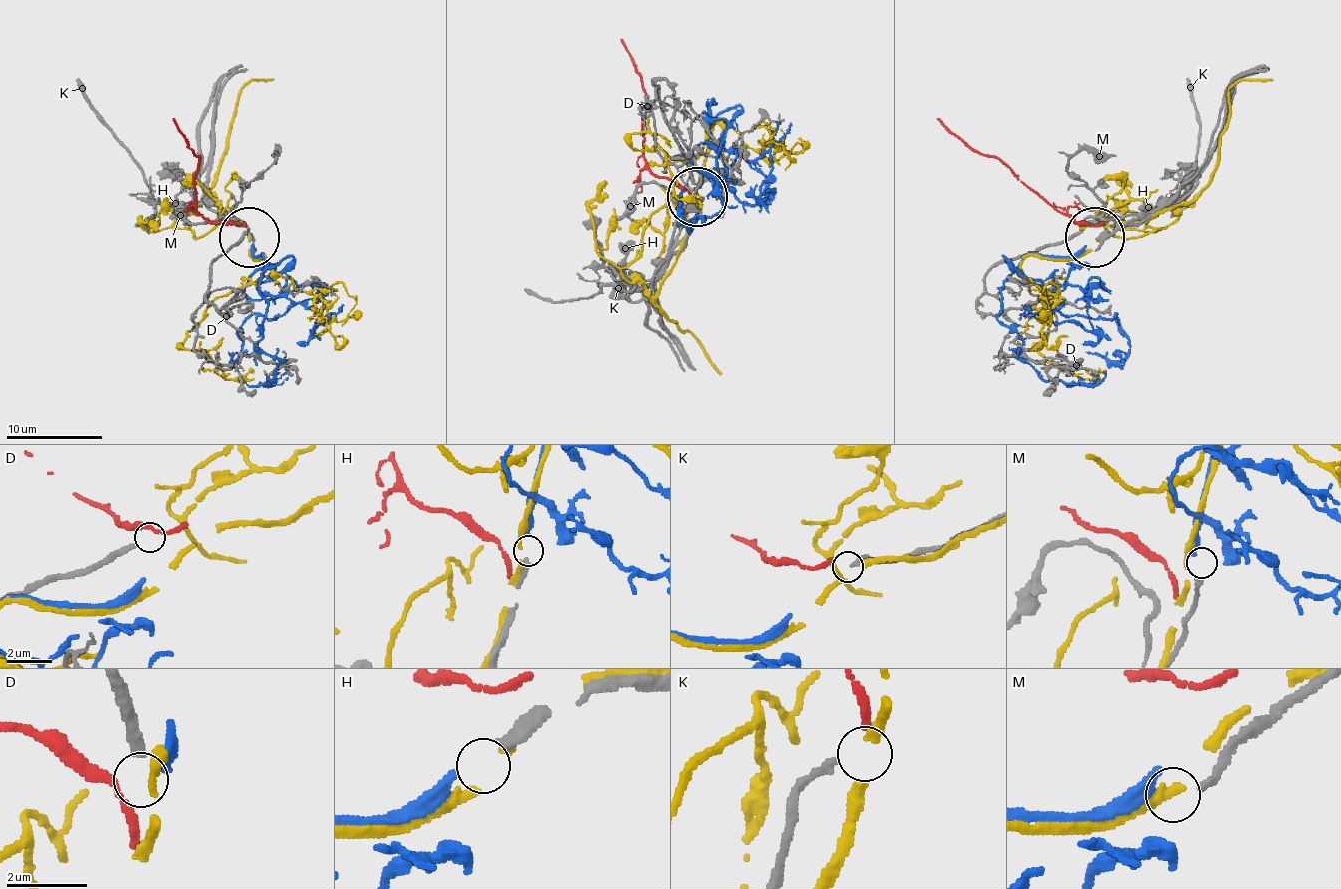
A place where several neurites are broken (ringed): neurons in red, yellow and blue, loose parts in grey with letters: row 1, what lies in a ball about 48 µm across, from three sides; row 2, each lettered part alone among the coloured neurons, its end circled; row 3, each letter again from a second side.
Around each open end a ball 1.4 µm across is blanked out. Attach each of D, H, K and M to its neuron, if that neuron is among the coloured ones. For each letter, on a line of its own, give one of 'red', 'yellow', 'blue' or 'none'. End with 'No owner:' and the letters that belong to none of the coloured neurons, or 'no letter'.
D: none
H: blue
K: red
M: none
No owner: D, M

